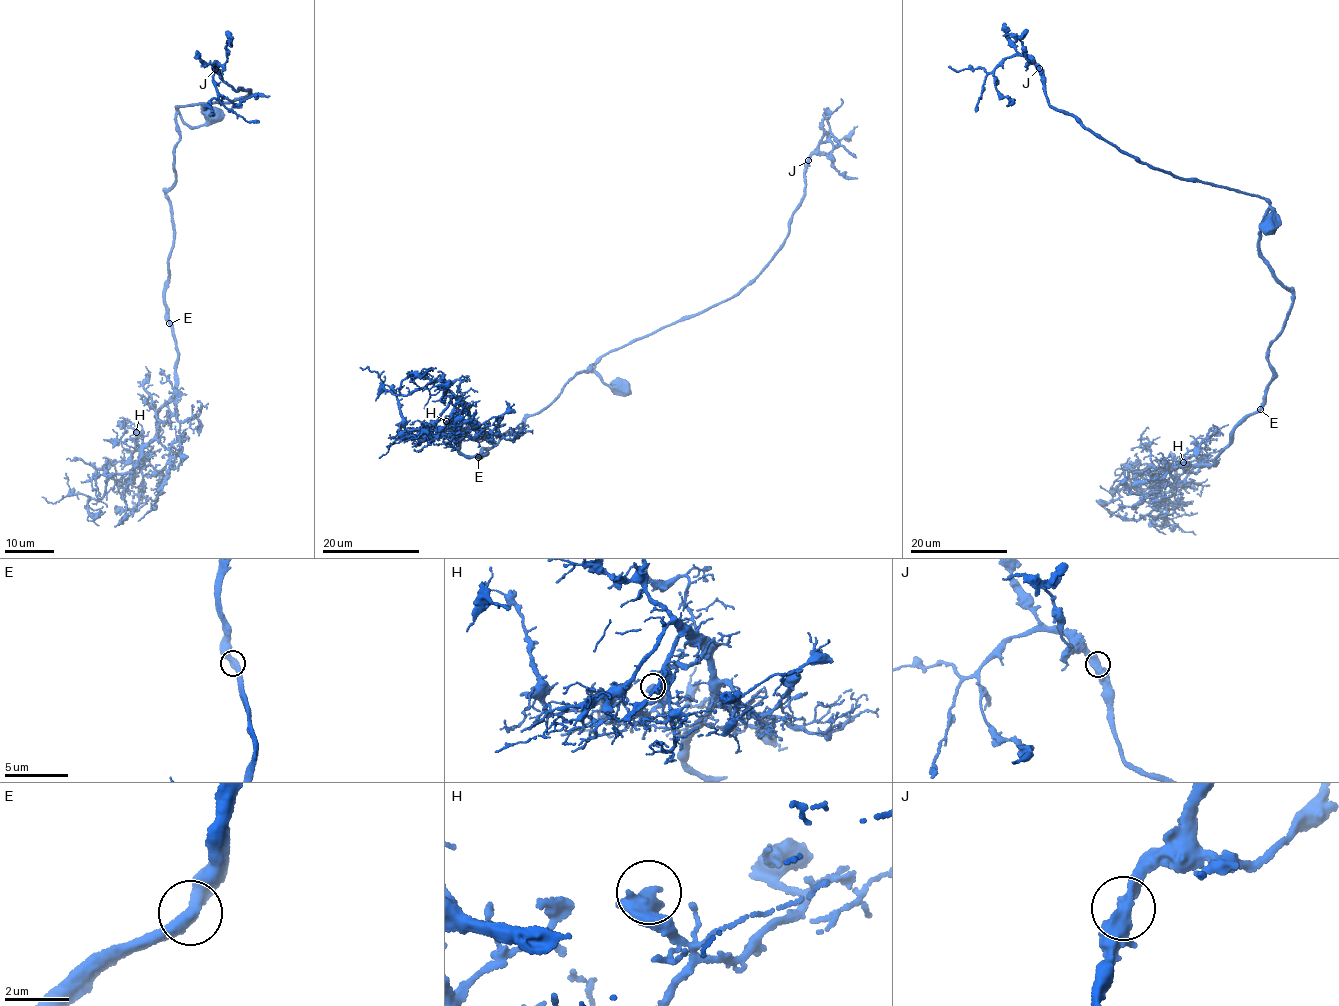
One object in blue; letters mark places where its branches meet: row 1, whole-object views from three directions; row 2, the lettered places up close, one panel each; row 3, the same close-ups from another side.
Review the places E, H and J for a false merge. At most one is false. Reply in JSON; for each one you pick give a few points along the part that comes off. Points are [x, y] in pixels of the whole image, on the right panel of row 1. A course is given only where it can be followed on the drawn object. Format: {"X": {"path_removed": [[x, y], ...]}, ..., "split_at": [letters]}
{"split_at": []}

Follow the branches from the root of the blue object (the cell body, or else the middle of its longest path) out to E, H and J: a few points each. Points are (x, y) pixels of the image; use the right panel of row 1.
E: (1271, 227), (1269, 208), (1258, 257), (1292, 293), (1292, 303), (1268, 348), (1273, 378), (1260, 408)
H: (1271, 227), (1269, 208), (1258, 257), (1292, 303), (1265, 403), (1215, 464), (1146, 481), (1178, 483), (1183, 462)
J: (1271, 227), (1269, 231), (1266, 224), (1271, 211), (1267, 200), (1158, 171), (1054, 109), (1039, 68)

